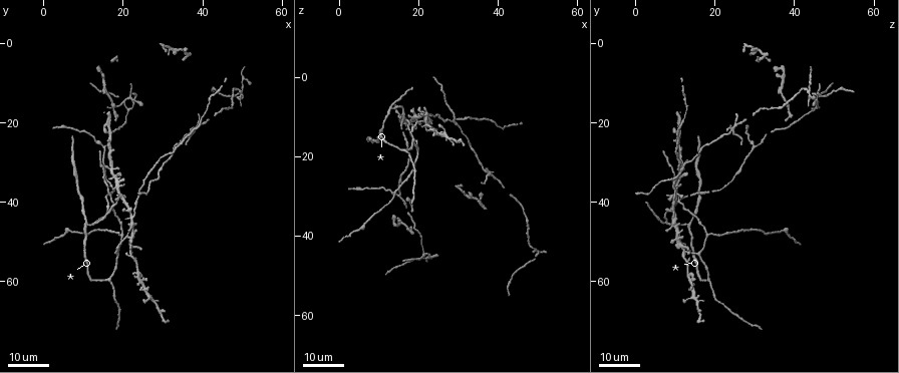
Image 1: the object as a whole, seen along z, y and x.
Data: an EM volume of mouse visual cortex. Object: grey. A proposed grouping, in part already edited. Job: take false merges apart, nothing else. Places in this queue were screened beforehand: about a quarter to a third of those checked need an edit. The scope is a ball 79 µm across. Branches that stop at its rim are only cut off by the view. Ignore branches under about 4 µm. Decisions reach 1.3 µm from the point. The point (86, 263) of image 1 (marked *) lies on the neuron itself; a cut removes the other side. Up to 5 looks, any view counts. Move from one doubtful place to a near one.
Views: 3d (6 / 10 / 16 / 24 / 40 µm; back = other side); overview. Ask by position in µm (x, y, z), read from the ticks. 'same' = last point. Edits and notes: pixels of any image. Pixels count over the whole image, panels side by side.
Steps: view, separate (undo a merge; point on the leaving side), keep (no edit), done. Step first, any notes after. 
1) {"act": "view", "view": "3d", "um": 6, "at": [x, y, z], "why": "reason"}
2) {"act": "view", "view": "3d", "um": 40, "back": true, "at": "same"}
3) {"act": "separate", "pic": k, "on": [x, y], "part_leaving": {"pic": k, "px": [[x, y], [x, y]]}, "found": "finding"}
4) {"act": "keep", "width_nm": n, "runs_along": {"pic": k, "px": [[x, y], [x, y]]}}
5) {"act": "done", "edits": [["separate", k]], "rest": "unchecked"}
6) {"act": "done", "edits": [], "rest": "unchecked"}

{"act": "view", "view": "3d", "um": 24, "at": [28.0, 31.5, 10.5], "why": "a fork"}

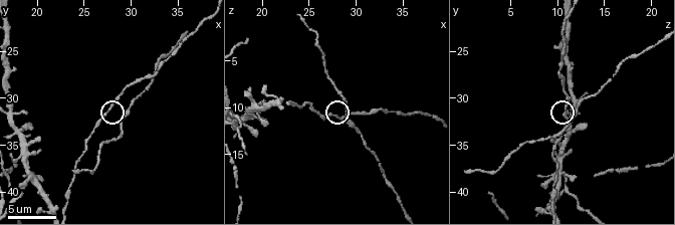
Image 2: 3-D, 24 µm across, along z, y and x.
{"act": "view", "view": "3d", "um": 10, "at": [27.8, 31.2, 10.8]}

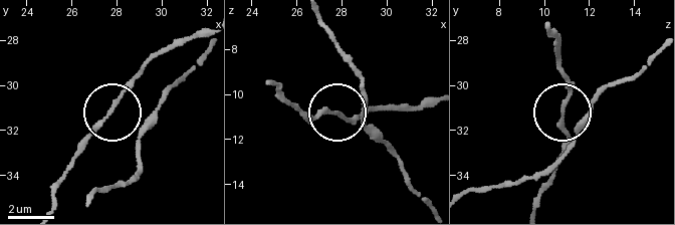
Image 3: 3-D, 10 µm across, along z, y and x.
{"act": "keep", "width_nm": 130, "runs_along": {"pic": 3, "px": [[538, 205], [564, 142], [570, 84], [564, 68]]}, "found": "all the same neuron"}

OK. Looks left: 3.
{"act": "view", "view": "3d", "um": 24, "at": [15.0, 26.5, 30.5], "why": "arms part here"}

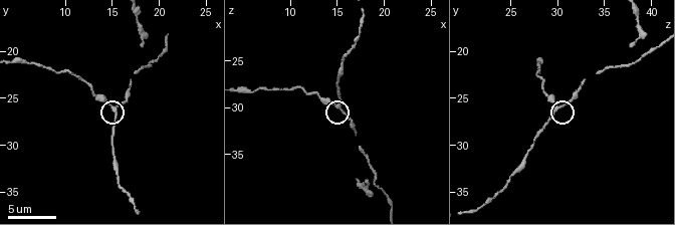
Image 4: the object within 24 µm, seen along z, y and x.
{"act": "view", "view": "3d", "um": 6, "at": [15.2, 26.0, 29.8], "why": "zoom in"}

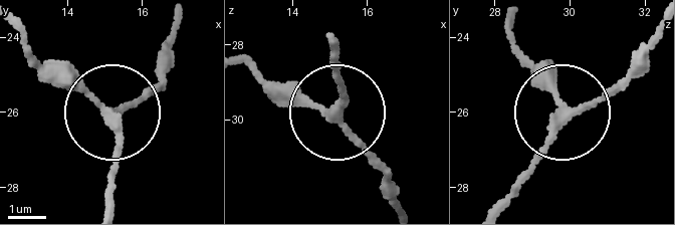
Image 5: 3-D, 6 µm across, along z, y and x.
{"act": "view", "view": "3d", "um": 6, "back": true, "at": [15.15, 26.00, 29.90]}

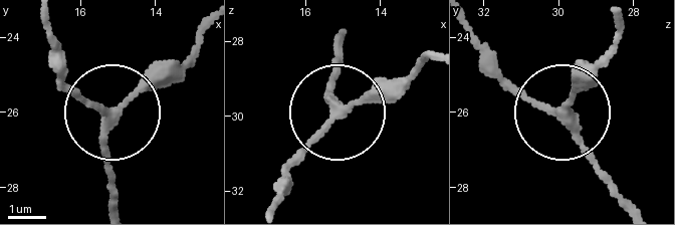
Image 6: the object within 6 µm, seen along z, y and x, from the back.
{"act": "keep", "arms": 3, "runs_along": {"pic": 6, "px": [[339, 35], [329, 83], [339, 105], [387, 96], [422, 64]]}, "found": "continuous, no second neuron"}

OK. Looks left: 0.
{"act": "done", "edits": [], "rest": "unchecked"}

